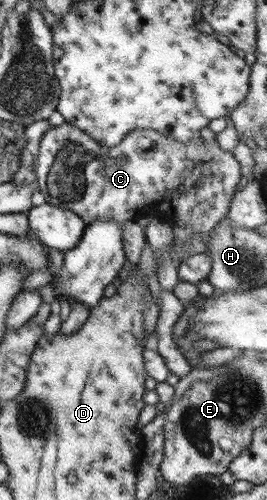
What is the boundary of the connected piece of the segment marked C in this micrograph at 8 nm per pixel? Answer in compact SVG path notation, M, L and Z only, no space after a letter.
M65 122L49 127L42 134L32 170L34 184L44 196L45 203L72 211L86 226L97 219L124 222L144 216L161 217L169 223L194 228L202 235L206 235L217 221L226 218L230 198L241 175L239 163L230 152L220 149L215 136L210 144L204 143L198 135L182 143L154 130L133 129L118 145L103 149L81 129Z

